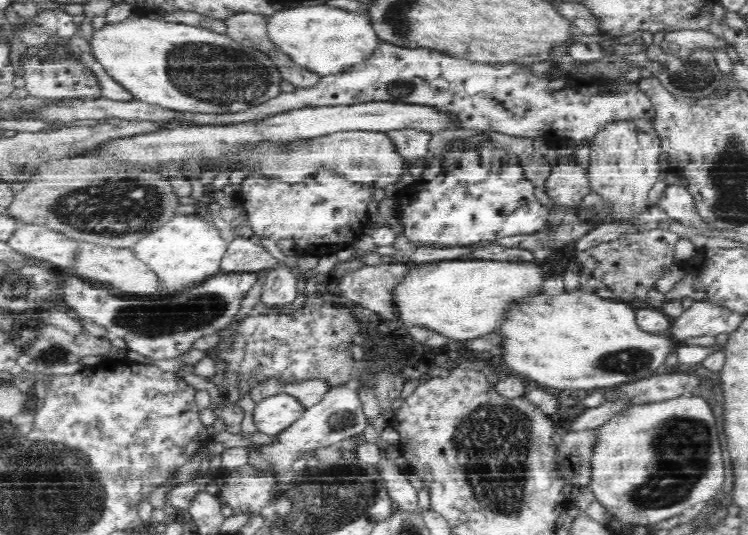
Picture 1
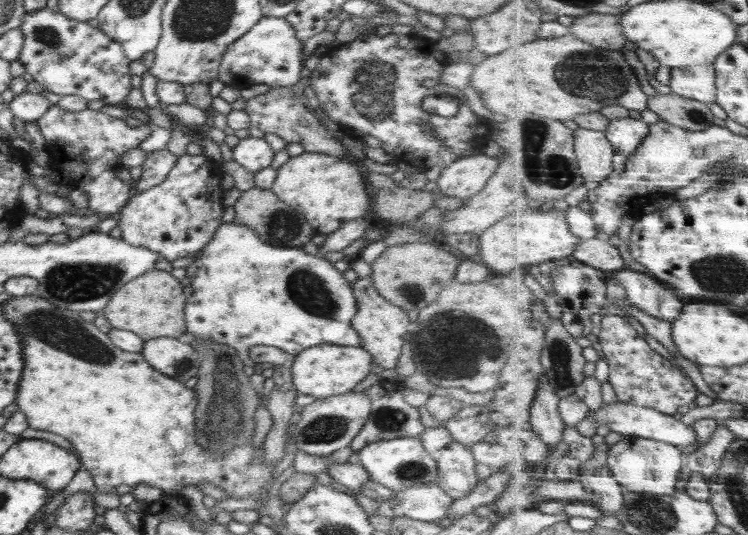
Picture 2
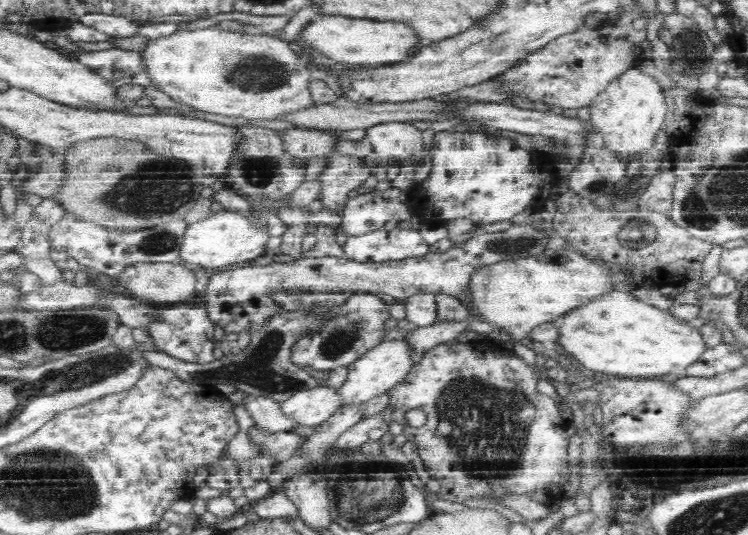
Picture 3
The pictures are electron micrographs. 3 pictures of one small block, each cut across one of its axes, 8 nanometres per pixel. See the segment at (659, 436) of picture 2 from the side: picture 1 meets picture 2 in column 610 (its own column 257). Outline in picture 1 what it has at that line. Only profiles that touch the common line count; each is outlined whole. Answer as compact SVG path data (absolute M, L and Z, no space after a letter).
M278 393L256 404L253 422L258 432L277 435L298 421L305 410L306 406L299 398L291 394Z

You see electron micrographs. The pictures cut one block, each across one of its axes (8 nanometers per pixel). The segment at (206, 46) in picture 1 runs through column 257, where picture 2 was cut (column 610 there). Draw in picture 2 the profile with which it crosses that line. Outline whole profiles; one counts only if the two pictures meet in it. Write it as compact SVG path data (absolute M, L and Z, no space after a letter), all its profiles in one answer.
M573 32L560 38L538 38L524 47L510 47L500 54L487 56L486 60L474 65L469 86L482 96L493 114L534 113L561 121L575 119L580 114L600 112L608 106L626 106L630 110L644 112L649 109L651 98L637 70L622 51L596 46L578 38Z

